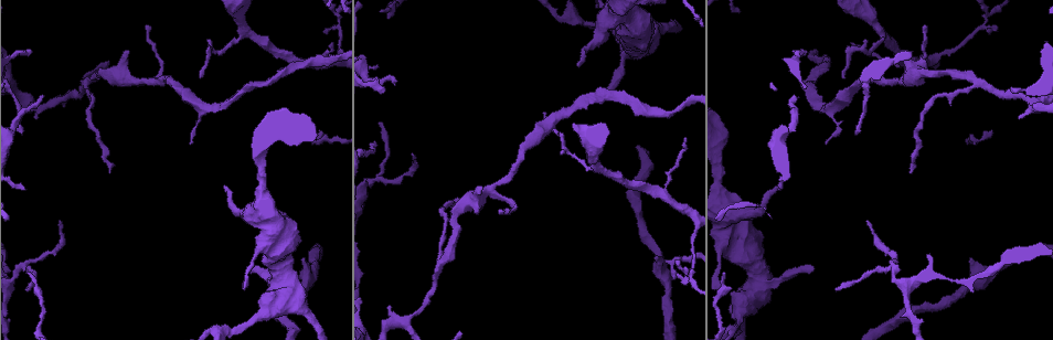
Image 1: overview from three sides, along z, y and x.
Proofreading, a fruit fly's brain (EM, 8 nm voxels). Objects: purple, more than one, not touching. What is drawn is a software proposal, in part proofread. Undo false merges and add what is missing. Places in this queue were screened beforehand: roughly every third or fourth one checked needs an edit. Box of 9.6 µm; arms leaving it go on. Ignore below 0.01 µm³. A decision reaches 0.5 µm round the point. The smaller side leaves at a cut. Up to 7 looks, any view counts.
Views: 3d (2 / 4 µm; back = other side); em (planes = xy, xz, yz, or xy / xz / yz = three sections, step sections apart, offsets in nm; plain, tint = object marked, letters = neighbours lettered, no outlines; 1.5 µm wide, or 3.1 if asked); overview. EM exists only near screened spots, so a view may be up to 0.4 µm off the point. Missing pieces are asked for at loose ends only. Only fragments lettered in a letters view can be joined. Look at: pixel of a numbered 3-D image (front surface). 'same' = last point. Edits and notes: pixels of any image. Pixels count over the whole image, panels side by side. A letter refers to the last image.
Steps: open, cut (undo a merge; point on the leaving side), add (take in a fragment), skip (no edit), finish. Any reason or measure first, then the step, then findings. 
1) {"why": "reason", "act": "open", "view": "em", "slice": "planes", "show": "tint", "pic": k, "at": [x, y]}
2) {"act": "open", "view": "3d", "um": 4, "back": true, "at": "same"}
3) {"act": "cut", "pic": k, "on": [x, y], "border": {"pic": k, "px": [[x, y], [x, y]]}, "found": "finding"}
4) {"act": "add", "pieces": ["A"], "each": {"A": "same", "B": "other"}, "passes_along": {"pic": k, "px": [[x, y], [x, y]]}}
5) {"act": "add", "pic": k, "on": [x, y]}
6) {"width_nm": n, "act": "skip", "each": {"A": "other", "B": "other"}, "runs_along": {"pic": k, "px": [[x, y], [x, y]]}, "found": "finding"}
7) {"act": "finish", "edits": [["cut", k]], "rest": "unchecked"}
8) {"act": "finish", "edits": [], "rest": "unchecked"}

{"why": "calibre changes", "act": "open", "view": "3d", "um": 4, "pic": 1, "at": [779, 281]}

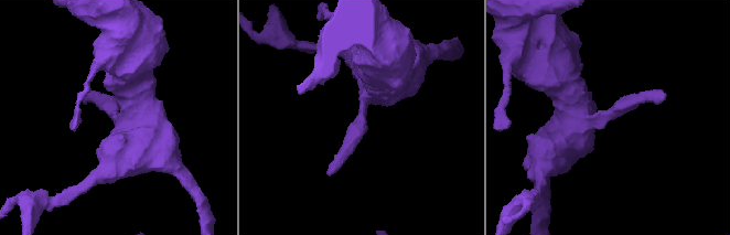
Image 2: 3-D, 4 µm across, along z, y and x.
{"act": "open", "view": "em", "um": 3.1, "slice": "planes", "show": "letters", "pic": 2, "at": [364, 114]}

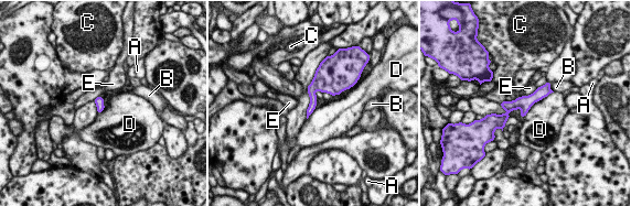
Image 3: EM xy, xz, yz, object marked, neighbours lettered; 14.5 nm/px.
{"act": "skip", "each": {"A": "other", "B": "other", "C": "other", "D": "other", "E": "other"}, "border": {"pic": 3, "px": [[553, 91], [537, 100], [524, 117]]}, "found": "continuous, no second neuron"}

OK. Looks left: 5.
{"why": "thin end", "act": "open", "view": "em", "slice": "planes", "show": "plain", "pic": 1, "at": [396, 81]}

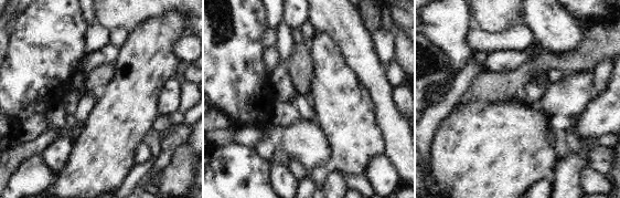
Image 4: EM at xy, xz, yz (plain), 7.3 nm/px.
{"act": "open", "view": "em", "slice": "planes", "show": "tint", "at": "same"}

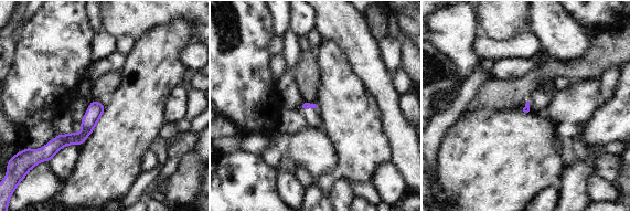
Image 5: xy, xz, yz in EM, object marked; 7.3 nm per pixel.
{"why": "what lies round it", "act": "open", "view": "em", "slice": "planes", "show": "letters", "at": "same"}

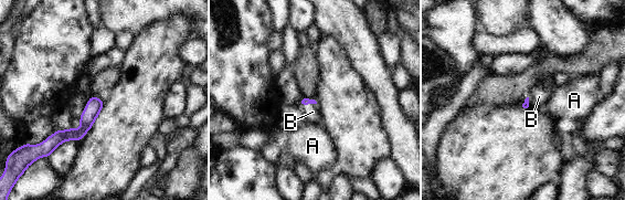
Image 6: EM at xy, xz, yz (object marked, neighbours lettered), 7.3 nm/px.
{"longest_contact_nm": ["B", 110], "act": "add", "pieces": ["B"], "each": {"A": "other", "B": "same"}, "found": "the neuron continues"}

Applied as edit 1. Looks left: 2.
{"act": "open", "view": "overview"}

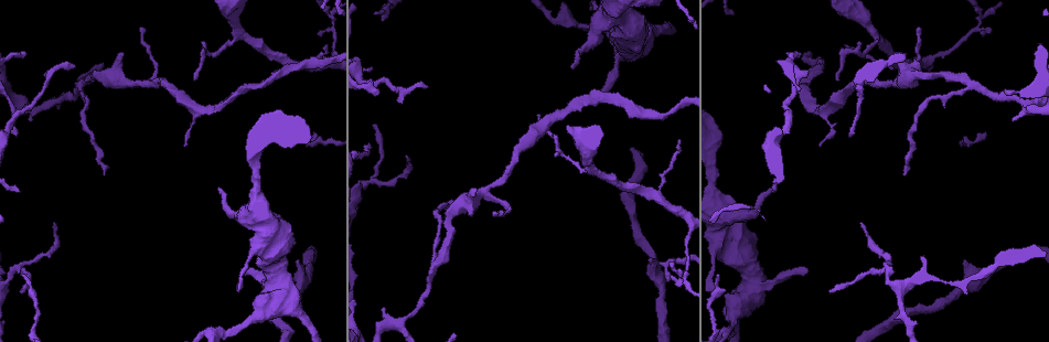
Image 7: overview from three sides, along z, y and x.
{"why": "three arms meet", "act": "open", "view": "em", "slice": "planes", "show": "letters", "pic": 7, "at": [369, 183]}

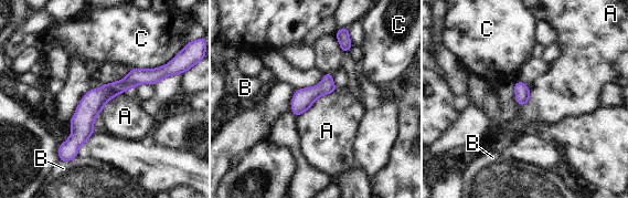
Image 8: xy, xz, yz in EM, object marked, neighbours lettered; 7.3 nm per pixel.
{"act": "skip", "each": {"A": "other", "B": "other", "C": "other"}, "runs_along": {"pic": 8, "px": [[163, 70], [108, 91], [70, 154]]}, "found": "continuous, no second neuron"}

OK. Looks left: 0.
{"act": "finish", "edits": [["add", 6]], "rest": "unchecked"}

